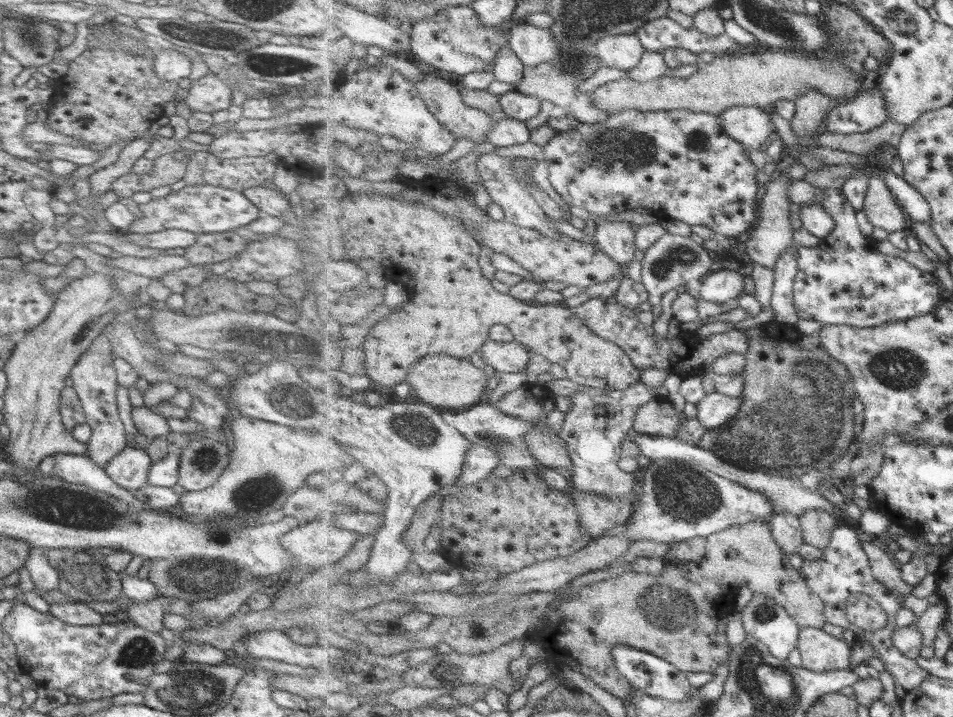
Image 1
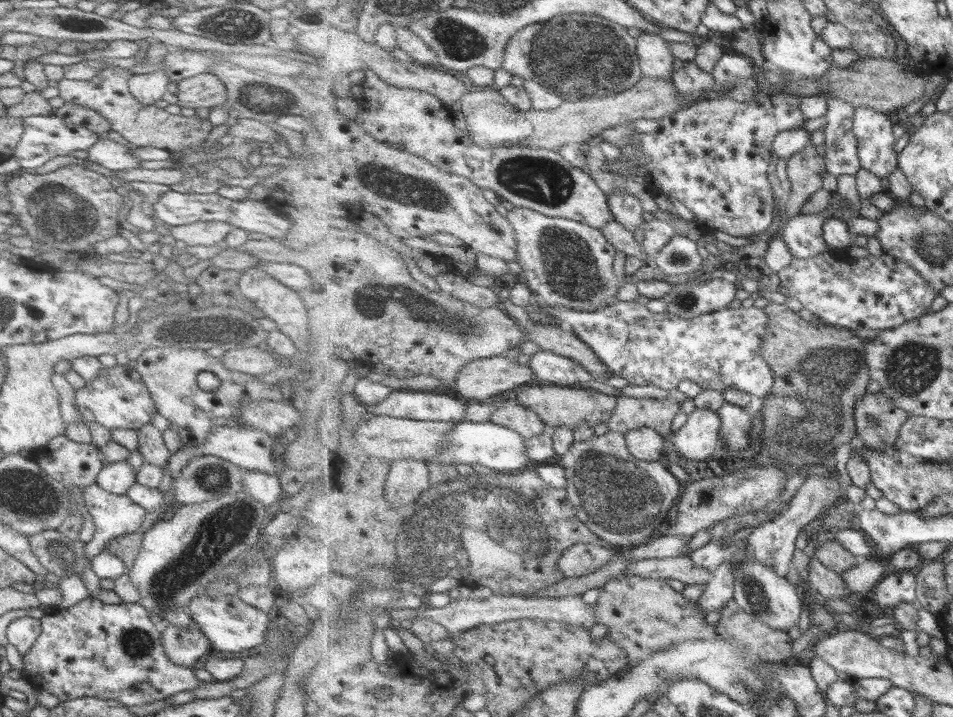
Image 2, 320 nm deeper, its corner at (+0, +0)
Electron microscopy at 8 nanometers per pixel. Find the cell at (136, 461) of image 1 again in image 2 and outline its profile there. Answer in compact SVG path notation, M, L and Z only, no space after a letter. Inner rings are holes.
M125 461L105 463L97 473L95 483L101 490L111 495L124 495L135 482L136 474Z

